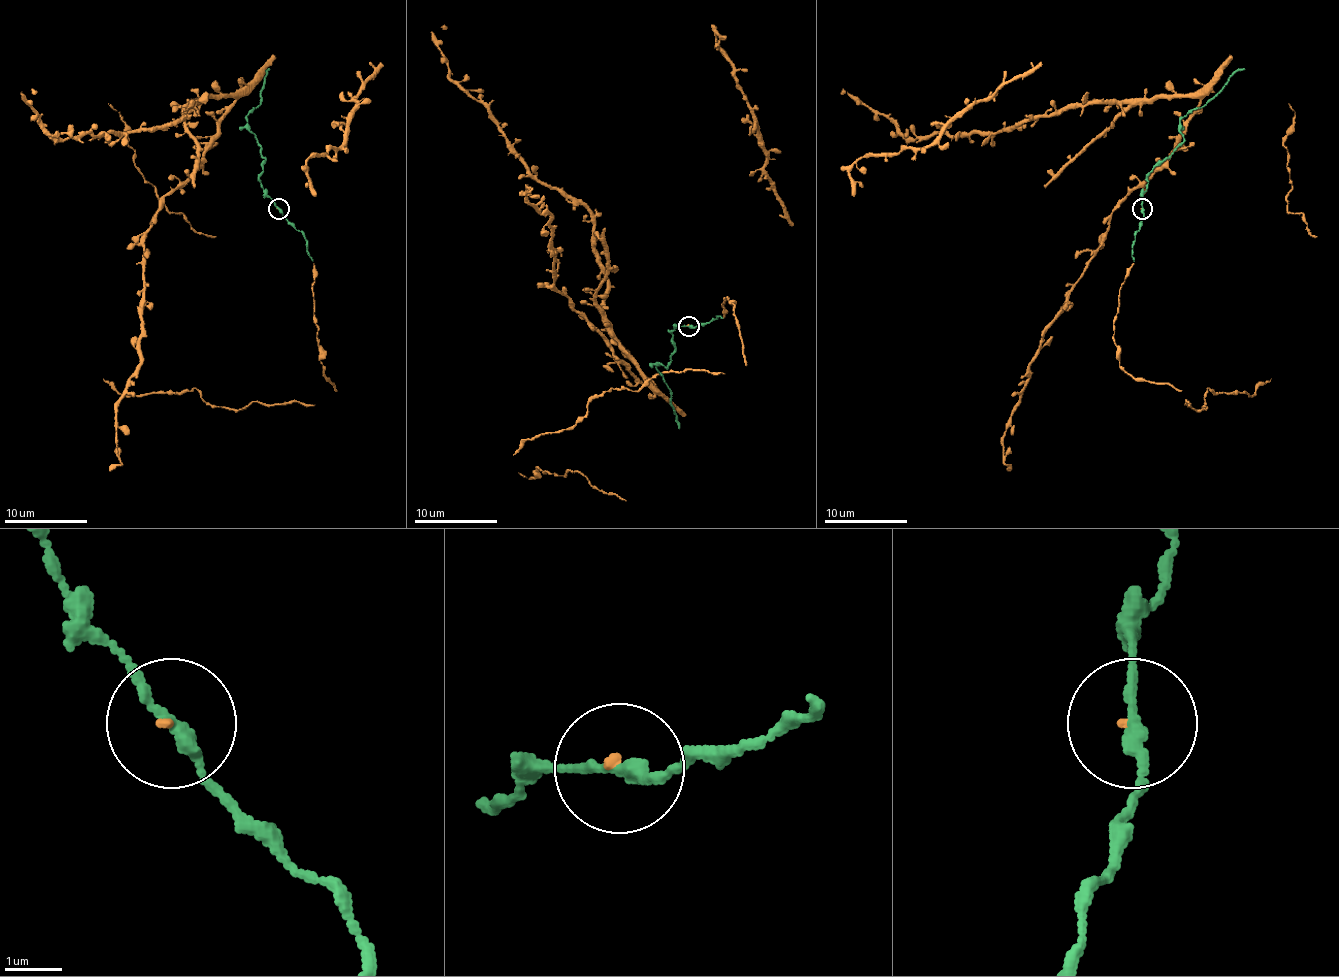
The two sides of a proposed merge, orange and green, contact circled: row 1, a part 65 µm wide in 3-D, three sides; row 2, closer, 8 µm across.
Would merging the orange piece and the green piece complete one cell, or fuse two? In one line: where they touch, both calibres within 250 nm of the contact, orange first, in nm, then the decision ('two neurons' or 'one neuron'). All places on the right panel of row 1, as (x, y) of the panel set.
at (1142, 208); 70 nm thick on the orange side, 200 nm on the other; one neuron

